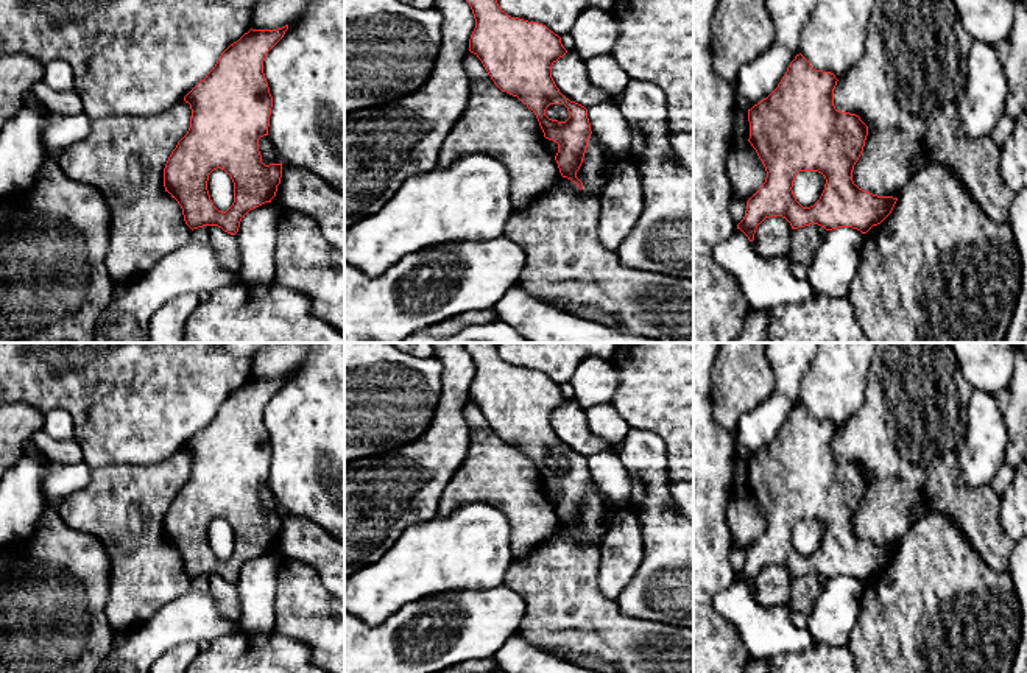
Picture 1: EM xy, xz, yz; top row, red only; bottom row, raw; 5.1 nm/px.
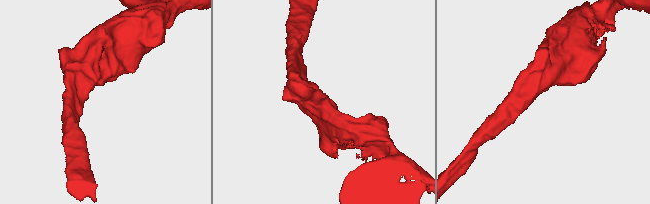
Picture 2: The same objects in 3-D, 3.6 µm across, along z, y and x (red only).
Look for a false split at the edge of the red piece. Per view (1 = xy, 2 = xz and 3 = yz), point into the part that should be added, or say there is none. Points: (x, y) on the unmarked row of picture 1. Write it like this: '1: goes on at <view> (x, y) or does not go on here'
1: does not go on here
2: does not go on here
3: does not go on here

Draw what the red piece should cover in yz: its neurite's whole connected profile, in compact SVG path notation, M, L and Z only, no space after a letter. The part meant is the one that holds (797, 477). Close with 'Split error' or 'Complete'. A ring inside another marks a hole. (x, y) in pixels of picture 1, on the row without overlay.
M799 402L787 416L778 436L748 458L748 491L767 520L765 531L746 550L745 566L737 573L750 590L754 589L757 575L770 566L785 567L792 578L818 573L826 580L852 576L866 583L891 562L898 547L873 544L852 530L852 519L863 500L868 475L859 464L835 458L837 430L834 422L815 419ZM799 520L818 520L826 528L820 548L810 556L803 556L792 539Z. Complete

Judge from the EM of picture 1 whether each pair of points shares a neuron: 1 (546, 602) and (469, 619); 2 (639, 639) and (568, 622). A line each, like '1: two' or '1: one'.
1: two
2: one

